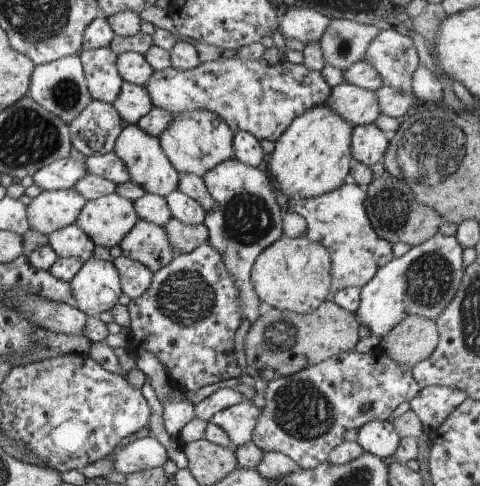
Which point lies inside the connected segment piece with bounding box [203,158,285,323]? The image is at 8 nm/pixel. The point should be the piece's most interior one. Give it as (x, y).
(247, 217)

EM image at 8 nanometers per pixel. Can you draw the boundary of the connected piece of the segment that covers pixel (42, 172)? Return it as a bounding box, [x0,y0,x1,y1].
[33,153,87,191]

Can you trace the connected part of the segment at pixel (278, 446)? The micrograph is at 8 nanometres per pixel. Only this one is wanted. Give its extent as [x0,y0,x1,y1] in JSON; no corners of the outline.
[252,351,420,469]

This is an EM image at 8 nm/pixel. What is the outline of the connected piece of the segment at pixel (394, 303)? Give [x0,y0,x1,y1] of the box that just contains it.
[356,232,464,339]

